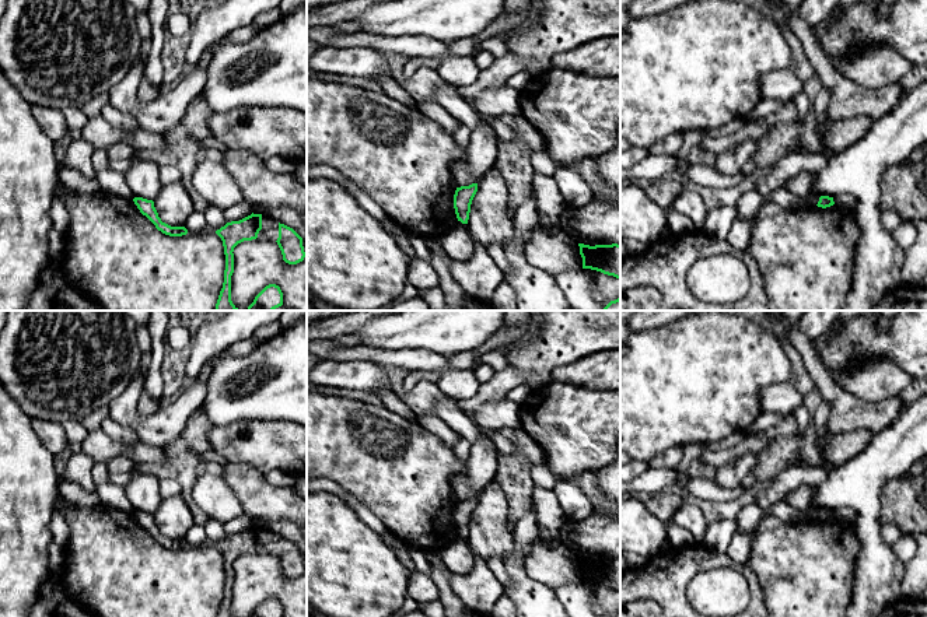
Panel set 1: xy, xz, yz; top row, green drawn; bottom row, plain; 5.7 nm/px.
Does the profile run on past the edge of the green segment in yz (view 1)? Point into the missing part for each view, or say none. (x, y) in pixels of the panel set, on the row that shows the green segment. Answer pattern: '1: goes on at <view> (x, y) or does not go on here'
1: does not go on here

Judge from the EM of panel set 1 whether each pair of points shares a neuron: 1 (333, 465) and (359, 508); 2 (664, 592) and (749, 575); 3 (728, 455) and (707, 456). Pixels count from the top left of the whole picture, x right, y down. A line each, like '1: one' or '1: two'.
1: two
2: one
3: one

